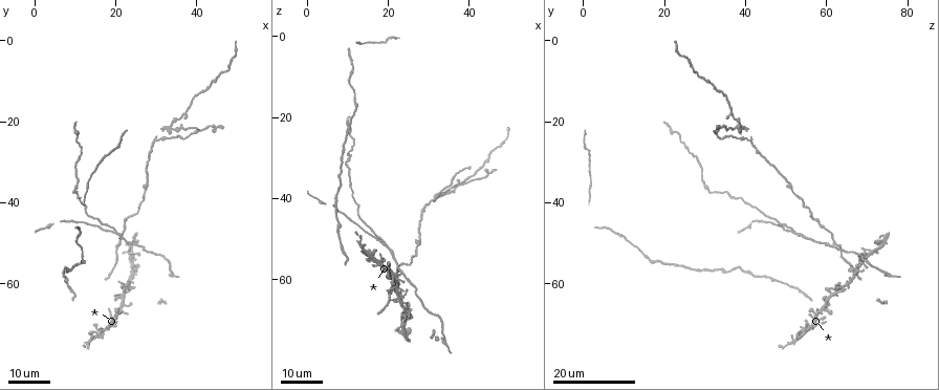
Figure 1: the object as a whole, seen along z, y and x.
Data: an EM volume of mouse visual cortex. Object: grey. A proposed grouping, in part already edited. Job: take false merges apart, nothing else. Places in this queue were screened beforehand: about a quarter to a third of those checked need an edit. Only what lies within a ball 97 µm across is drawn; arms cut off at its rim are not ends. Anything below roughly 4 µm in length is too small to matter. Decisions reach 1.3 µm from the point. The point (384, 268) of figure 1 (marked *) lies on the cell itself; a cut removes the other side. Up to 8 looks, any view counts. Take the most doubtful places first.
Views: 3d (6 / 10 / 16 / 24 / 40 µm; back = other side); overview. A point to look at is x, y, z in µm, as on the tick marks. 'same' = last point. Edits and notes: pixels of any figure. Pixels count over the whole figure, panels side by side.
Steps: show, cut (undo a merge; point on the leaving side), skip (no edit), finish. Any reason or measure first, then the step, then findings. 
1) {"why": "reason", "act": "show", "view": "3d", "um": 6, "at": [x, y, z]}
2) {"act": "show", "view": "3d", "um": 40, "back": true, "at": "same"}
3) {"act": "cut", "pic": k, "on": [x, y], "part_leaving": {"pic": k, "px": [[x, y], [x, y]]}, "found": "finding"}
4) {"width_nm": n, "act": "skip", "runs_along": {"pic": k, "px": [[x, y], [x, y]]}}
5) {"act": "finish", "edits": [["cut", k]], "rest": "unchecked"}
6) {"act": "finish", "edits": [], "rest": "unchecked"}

{"why": "four-way junction", "act": "show", "view": "3d", "um": 16, "at": [22.5, 60.0, 65.0]}

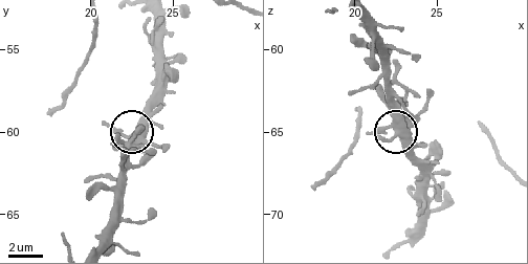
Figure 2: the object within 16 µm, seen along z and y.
{"why": "closer look", "act": "show", "view": "3d", "um": 6, "at": [22.4, 60.5, 64.6]}

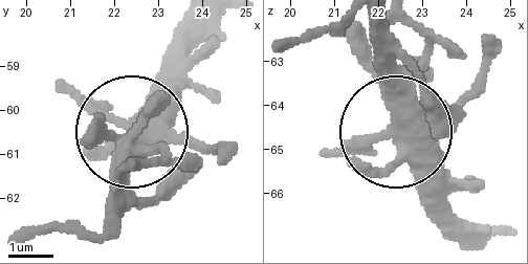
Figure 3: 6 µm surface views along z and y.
{"side_arm_um": 89, "act": "skip", "found": "continuous, no second cell"}

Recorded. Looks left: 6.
{"why": "three-way junction", "act": "show", "view": "3d", "um": 24, "at": [19.5, 47.0, 52.0]}

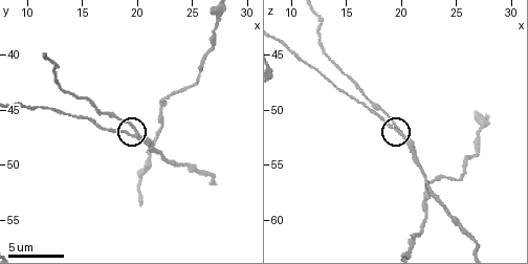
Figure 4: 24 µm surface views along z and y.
{"why": "closer look", "act": "show", "view": "3d", "um": 10, "at": [20.0, 47.2, 51.8]}

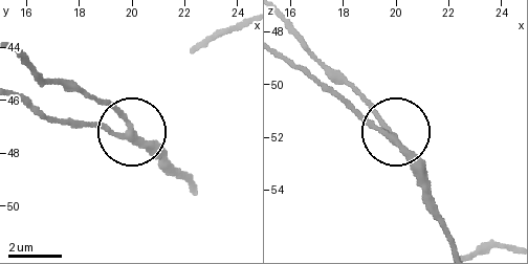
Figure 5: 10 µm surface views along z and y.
{"width_nm": 200, "act": "skip", "found": "all the same cell"}

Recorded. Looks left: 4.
{"why": "calibre changes", "act": "show", "view": "3d", "um": 24, "at": [29.5, 25.0, 41.0]}

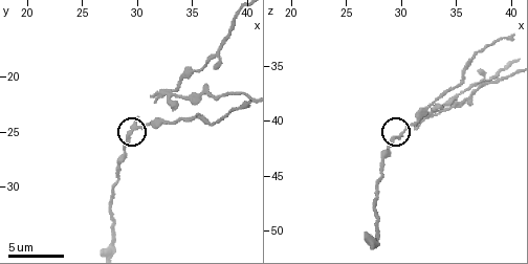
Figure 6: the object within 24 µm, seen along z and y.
{"act": "show", "view": "3d", "um": 6, "at": "same"}

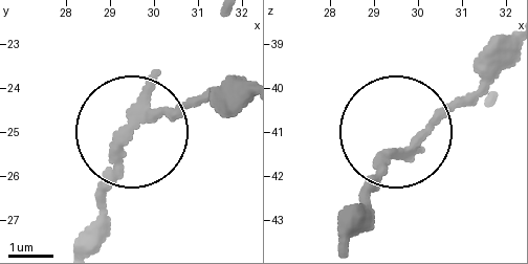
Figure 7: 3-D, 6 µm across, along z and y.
{"width_nm": 210, "act": "cut", "pic": 7, "on": [199, 98], "part_leaving": {"pic": 7, "px": [[150, 118], [236, 96]]}, "found": "two cells meet here"}

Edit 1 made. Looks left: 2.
{"act": "finish", "edits": [["cut", 7]], "rest": "unchecked"}

